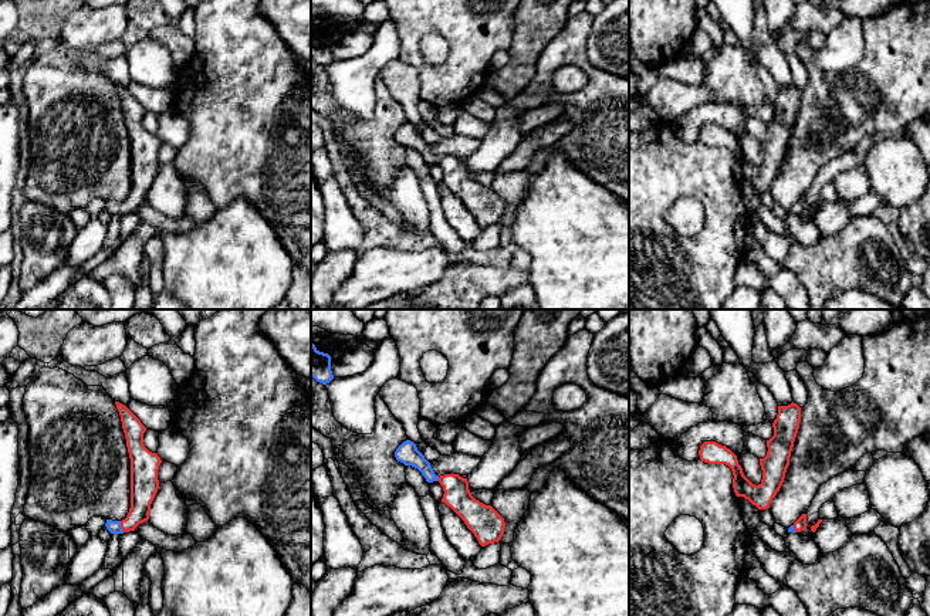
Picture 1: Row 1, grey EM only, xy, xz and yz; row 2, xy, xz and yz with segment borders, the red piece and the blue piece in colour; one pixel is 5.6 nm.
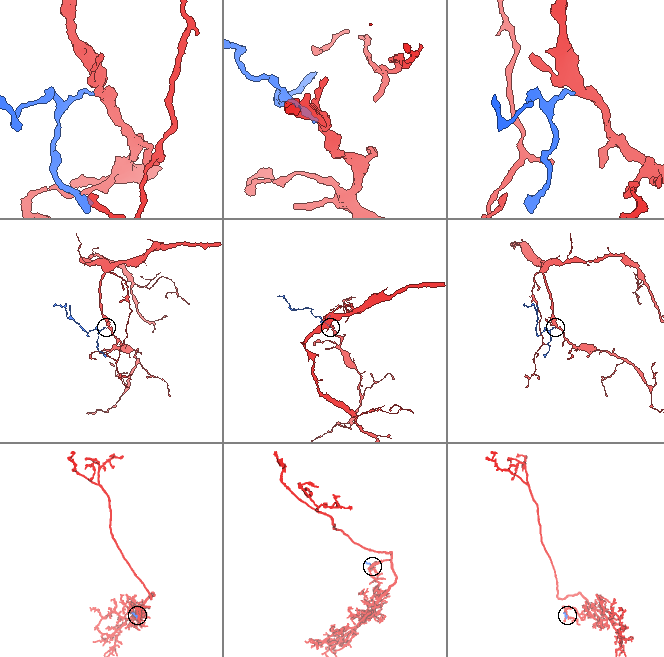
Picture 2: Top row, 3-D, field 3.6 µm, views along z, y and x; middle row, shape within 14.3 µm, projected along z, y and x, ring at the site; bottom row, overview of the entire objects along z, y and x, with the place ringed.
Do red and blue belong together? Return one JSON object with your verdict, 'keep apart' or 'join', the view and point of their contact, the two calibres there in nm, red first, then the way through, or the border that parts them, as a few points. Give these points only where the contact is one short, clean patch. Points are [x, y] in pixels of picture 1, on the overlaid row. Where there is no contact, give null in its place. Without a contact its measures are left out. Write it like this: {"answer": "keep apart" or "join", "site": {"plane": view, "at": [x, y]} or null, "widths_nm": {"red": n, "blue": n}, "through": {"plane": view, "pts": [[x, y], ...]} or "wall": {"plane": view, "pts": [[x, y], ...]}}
{"answer": "join", "site": {"plane": "xy", "at": [121, 527]}, "widths_nm": {"red": 140, "blue": 80}, "through": {"plane": "xy", "pts": [[142, 488], [139, 511], [121, 527], [114, 527]]}}

